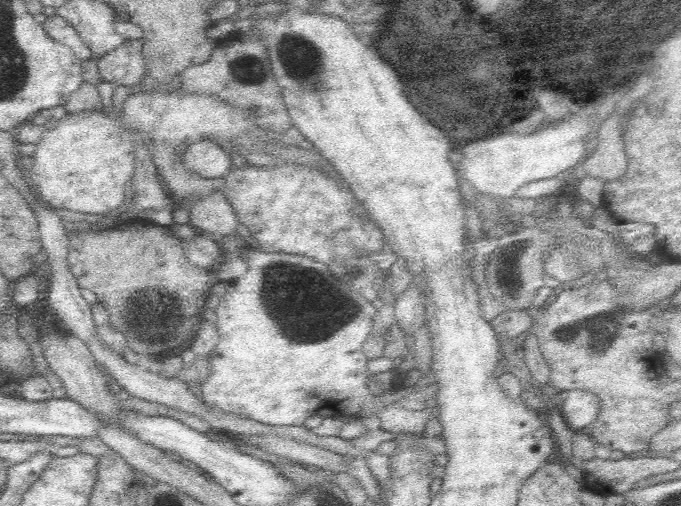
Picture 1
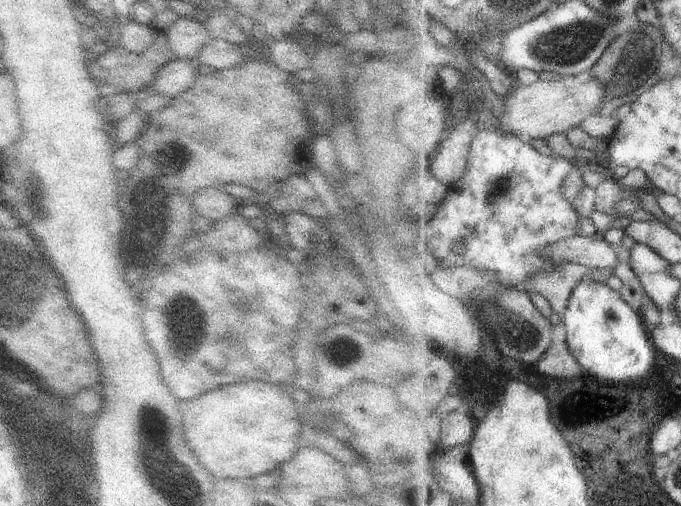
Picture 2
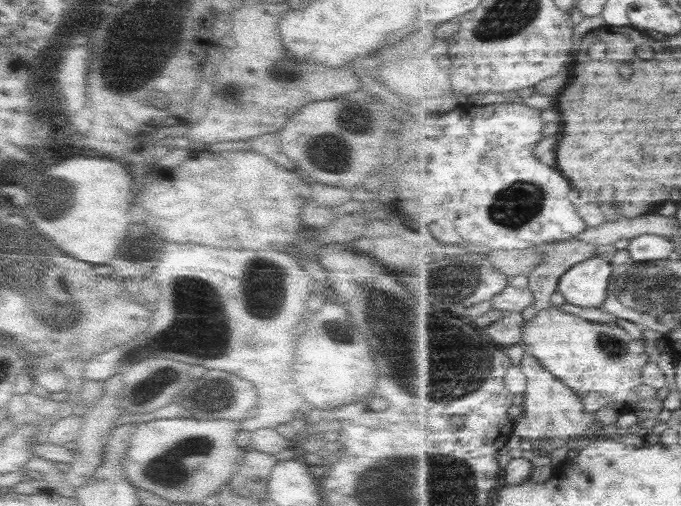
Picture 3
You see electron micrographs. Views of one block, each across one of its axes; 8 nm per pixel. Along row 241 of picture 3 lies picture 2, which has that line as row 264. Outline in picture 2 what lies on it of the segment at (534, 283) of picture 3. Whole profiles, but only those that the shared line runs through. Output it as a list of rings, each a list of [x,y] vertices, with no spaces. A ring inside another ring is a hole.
[[[577,262],[559,263],[555,270],[541,272],[525,284],[517,284],[517,287],[528,293],[536,291],[541,294],[552,310],[562,315],[578,282],[590,277],[591,270],[593,268]]]

